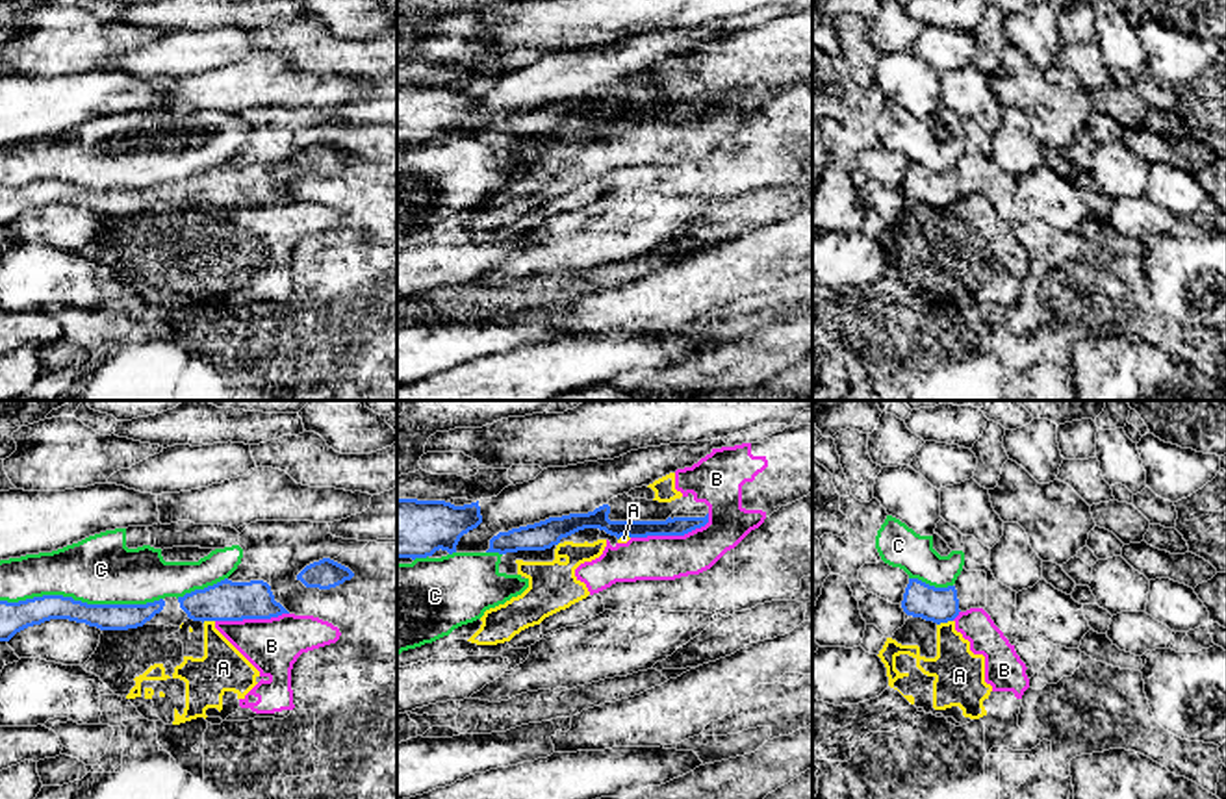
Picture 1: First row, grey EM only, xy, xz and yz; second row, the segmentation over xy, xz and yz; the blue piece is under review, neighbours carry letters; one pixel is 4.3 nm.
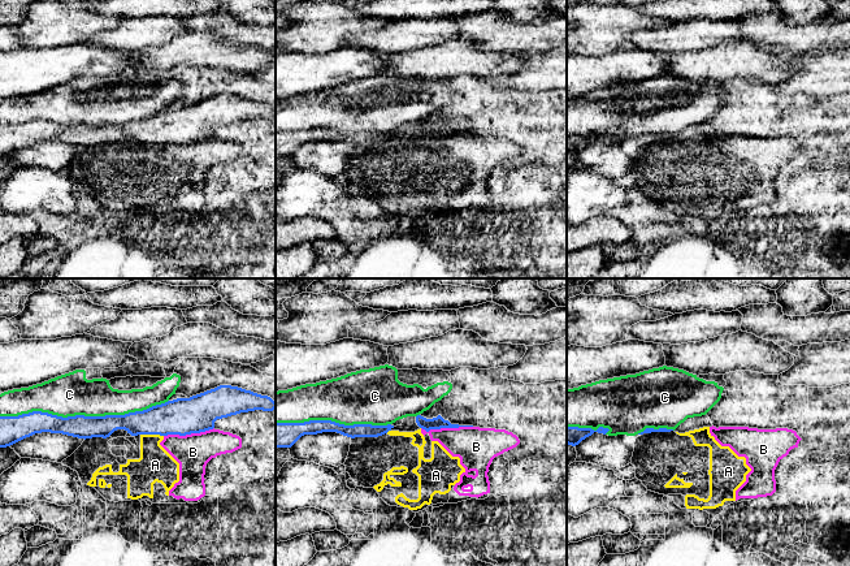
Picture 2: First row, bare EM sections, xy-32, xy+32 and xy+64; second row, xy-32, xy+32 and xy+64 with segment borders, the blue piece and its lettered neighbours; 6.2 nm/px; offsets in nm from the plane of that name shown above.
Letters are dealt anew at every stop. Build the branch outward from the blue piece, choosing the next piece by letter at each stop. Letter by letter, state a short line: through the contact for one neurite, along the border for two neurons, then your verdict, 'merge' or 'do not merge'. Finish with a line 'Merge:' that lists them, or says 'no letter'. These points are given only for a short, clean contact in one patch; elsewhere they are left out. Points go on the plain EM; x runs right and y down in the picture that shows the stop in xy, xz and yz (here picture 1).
A: line yz (952, 204), (937, 210); do not merge
B: do not merge
C: do not merge
Merge: no letter

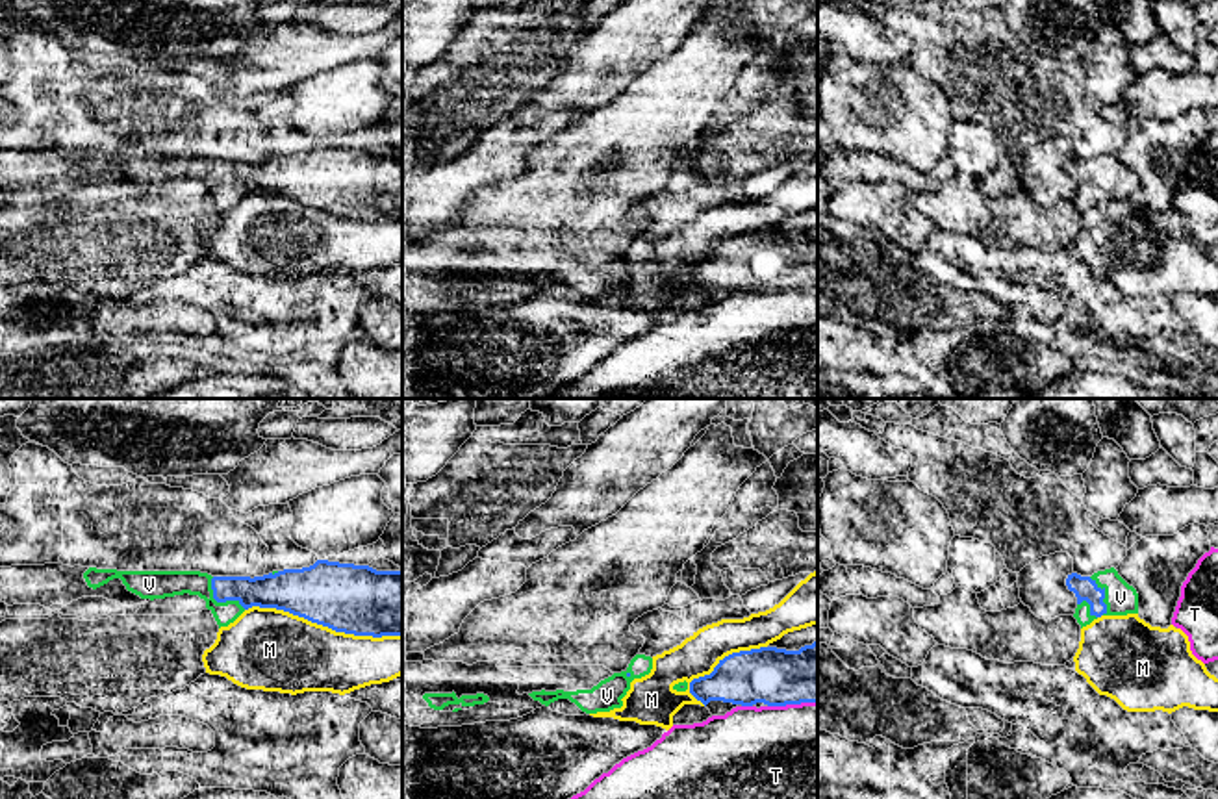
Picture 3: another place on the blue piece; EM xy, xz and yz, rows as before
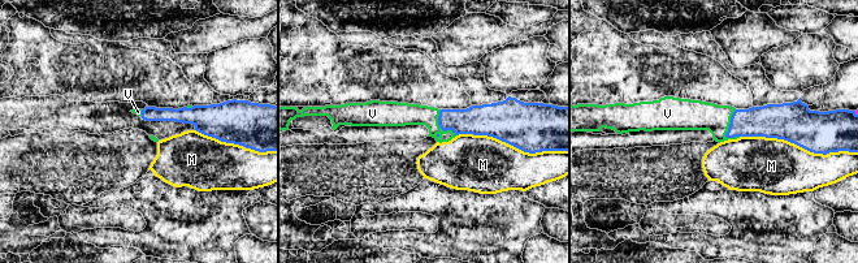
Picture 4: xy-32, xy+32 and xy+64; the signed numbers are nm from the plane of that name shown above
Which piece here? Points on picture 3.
M: do not merge
T: do not merge
V: line xy (277, 175), (241, 177), (221, 186), (197, 167), (167, 167); merge
Merge: V

